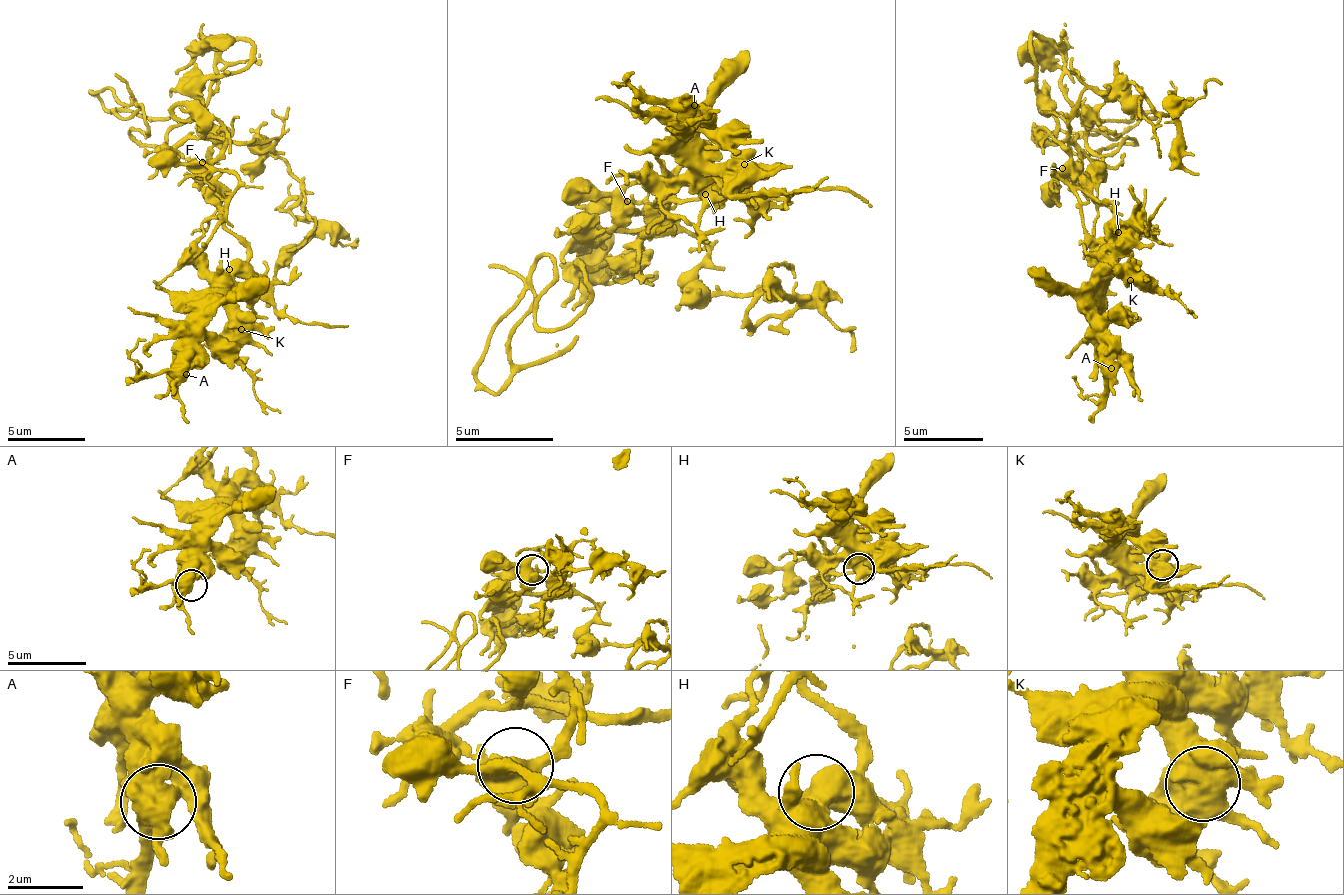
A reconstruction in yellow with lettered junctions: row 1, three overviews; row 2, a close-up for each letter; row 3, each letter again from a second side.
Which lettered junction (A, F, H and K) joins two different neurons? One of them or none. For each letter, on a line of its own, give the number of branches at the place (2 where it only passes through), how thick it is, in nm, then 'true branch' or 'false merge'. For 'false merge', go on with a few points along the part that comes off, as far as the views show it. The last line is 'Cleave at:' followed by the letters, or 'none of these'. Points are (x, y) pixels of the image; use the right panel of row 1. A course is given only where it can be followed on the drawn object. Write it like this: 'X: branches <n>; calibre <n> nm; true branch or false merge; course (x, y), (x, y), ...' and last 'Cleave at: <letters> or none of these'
A: branches 3; calibre 550 nm; true branch
F: branches 4; calibre 480 nm; true branch
H: branches 3; calibre 550 nm; false merge; course (1119, 234), (1118, 259), (1098, 305), (1098, 335), (1106, 376), (1099, 397), (1089, 400), (1083, 397), (1072, 376)
K: branches 3; calibre 550 nm; true branch
Cleave at: H

